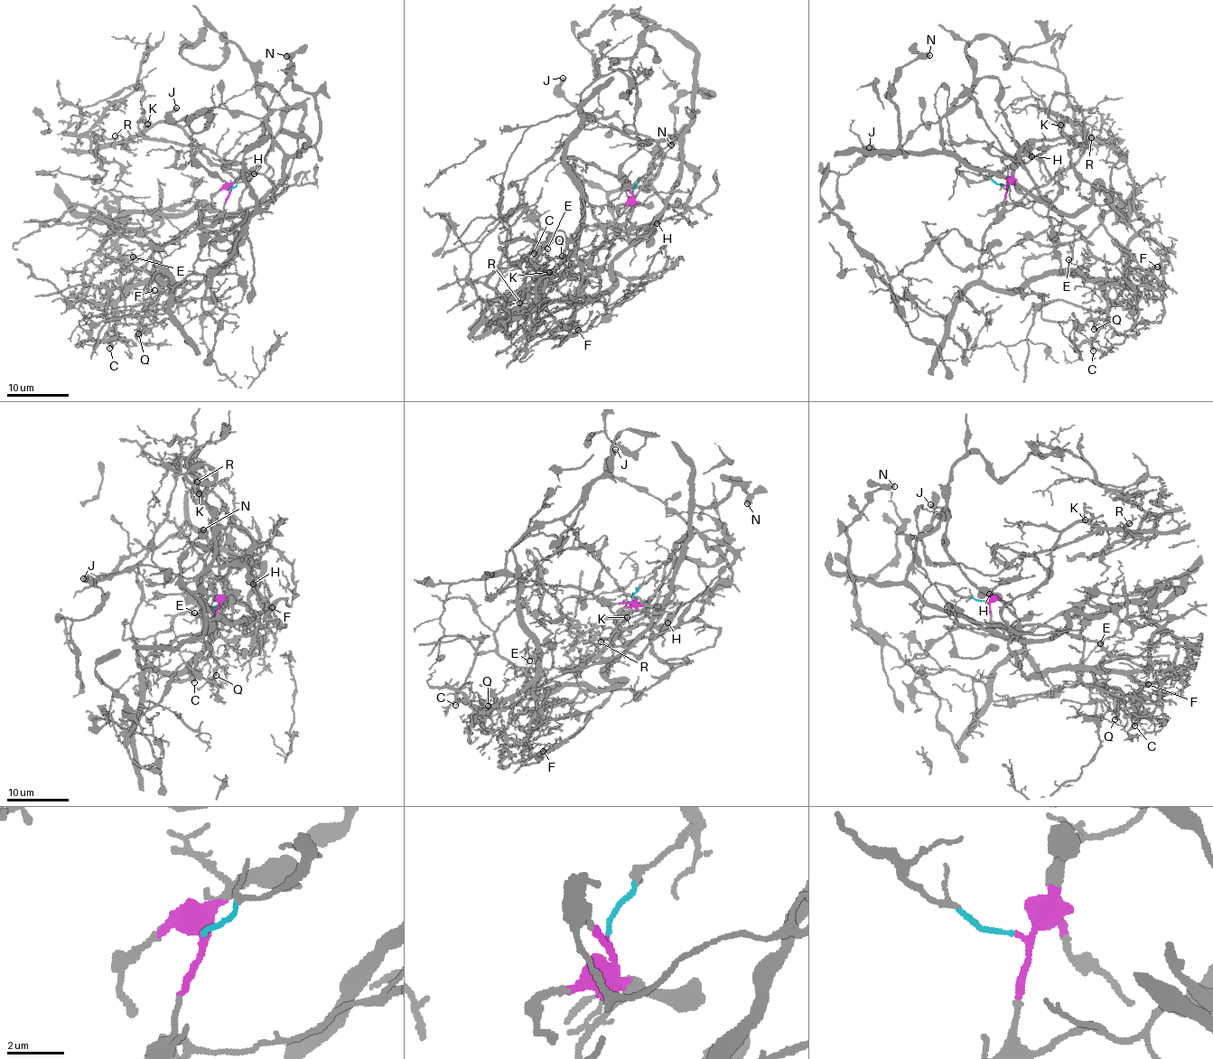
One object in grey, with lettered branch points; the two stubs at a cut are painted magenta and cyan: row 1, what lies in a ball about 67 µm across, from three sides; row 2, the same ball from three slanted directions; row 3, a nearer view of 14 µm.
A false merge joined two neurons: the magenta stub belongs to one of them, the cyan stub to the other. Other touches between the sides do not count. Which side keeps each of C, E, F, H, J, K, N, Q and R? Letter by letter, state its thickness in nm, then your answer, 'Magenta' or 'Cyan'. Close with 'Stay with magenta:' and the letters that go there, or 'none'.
C: Thickness 120 nm. Magenta
E: Thickness 140 nm. Magenta
F: Thickness 120 nm. Magenta
H: Thickness 550 nm. Cyan
J: Thickness 420 nm. Cyan
K: Thickness 240 nm. Cyan
N: Thickness 600 nm. Cyan
Q: Thickness 150 nm. Magenta
R: Thickness 130 nm. Cyan
Stay with magenta: C, E, F, Q

